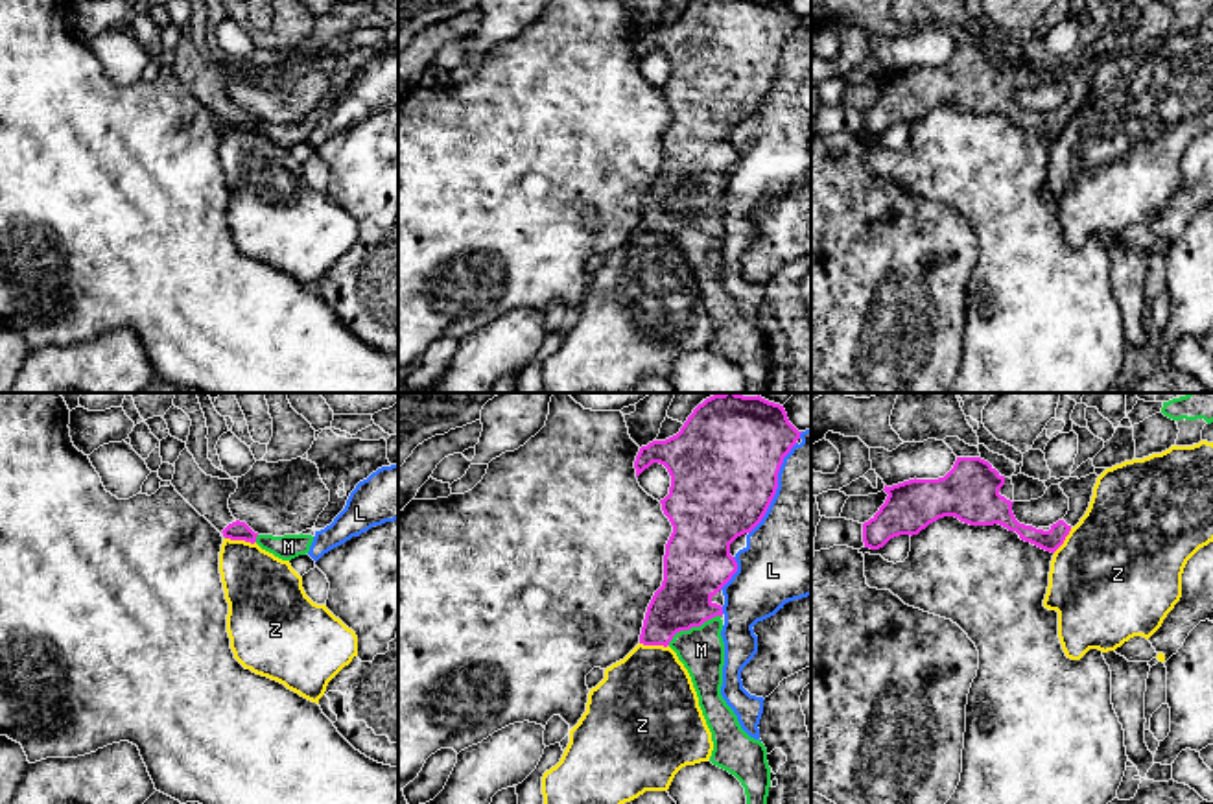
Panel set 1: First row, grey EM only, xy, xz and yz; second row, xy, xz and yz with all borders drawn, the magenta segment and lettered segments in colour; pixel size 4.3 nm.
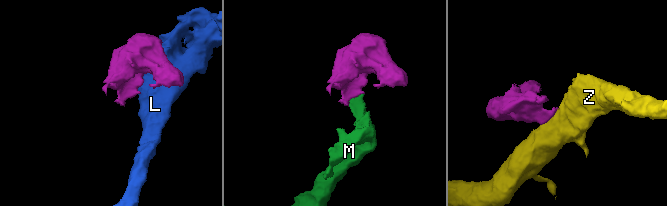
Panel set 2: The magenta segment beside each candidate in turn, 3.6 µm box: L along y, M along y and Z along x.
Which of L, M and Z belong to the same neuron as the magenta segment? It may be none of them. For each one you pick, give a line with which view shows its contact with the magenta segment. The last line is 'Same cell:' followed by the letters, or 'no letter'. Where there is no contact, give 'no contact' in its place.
M: xz
Same cell: M

